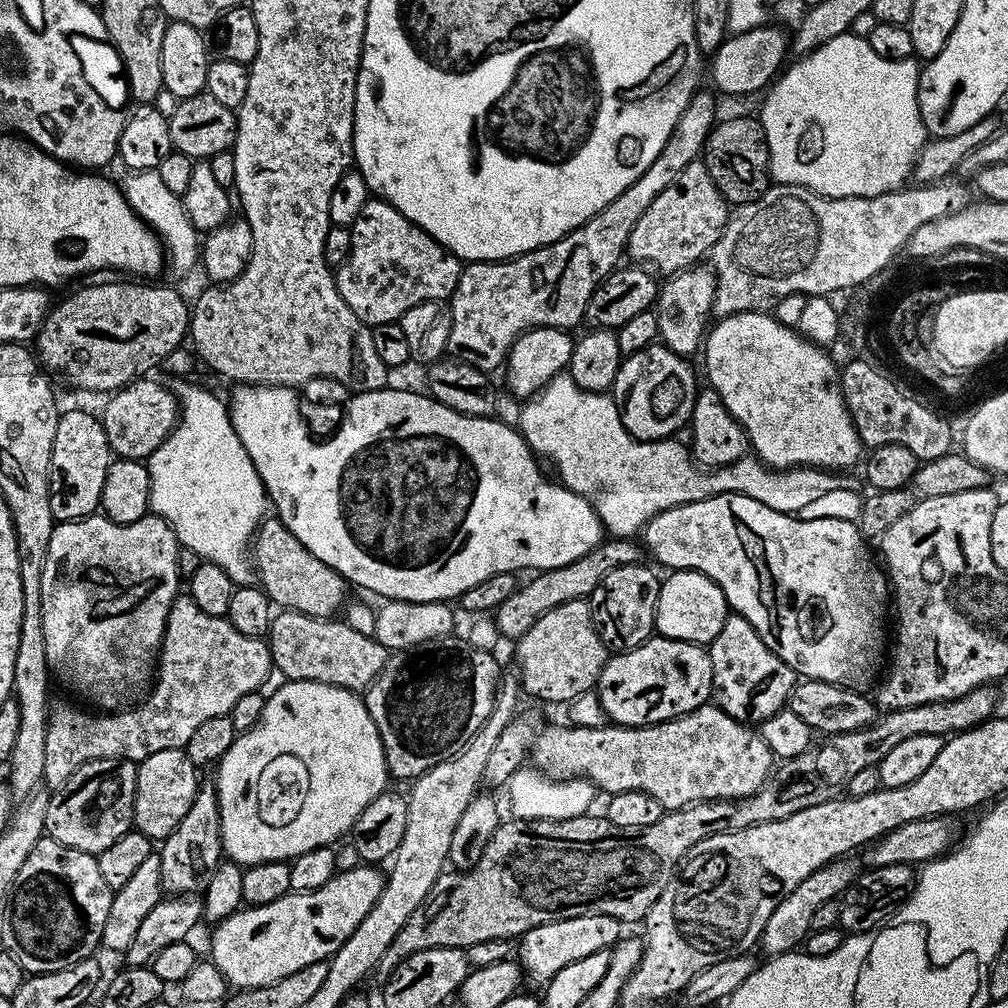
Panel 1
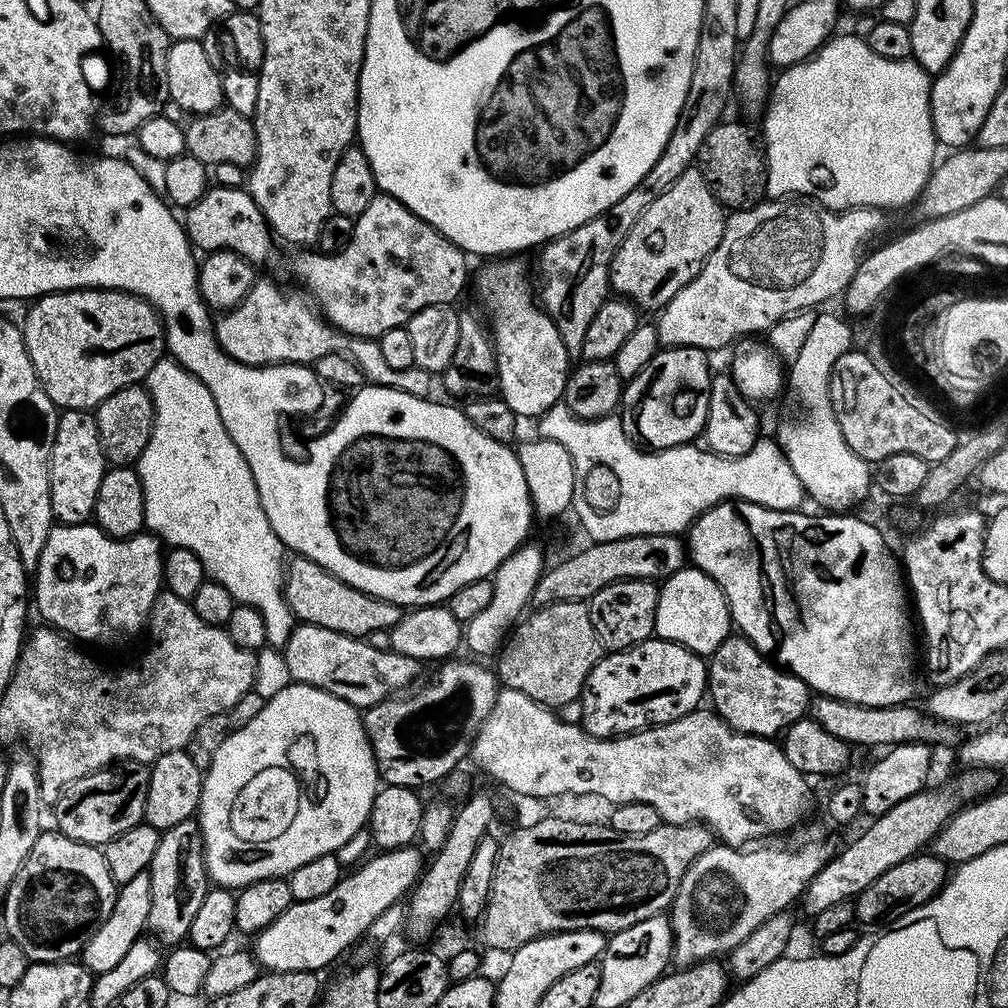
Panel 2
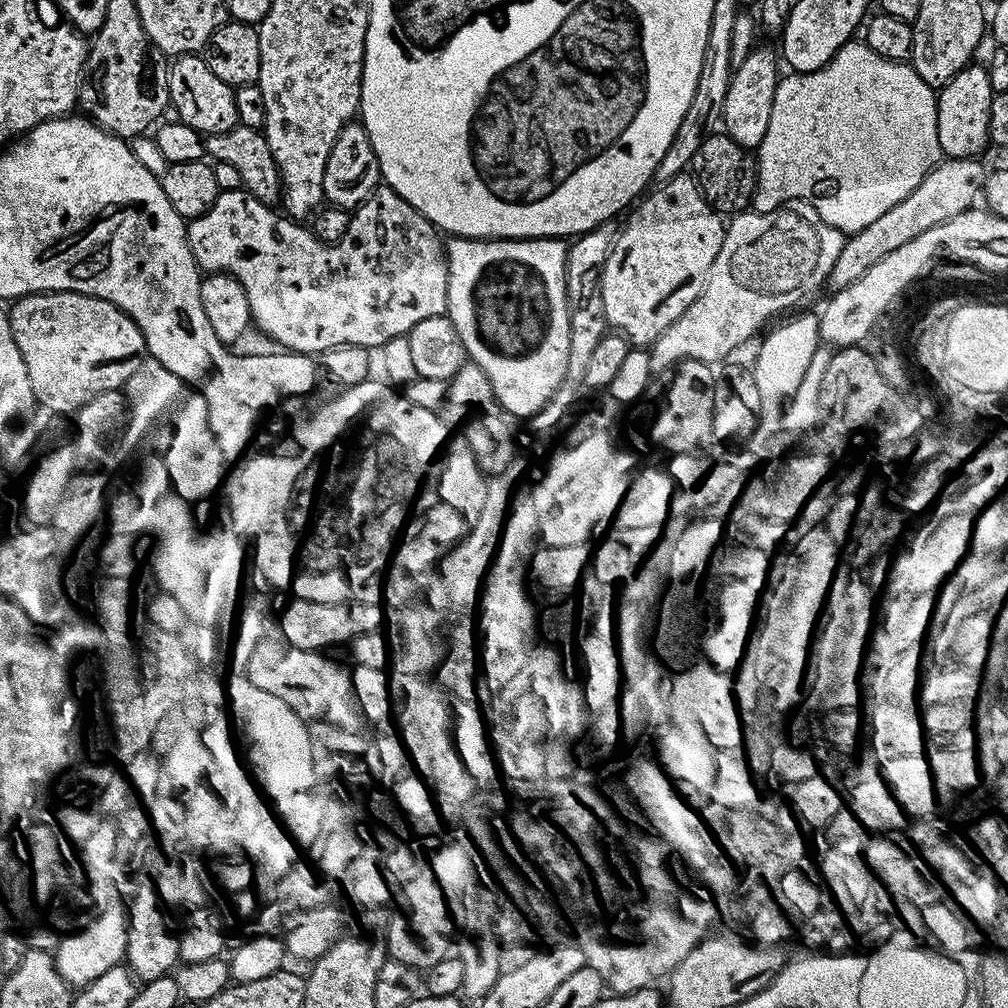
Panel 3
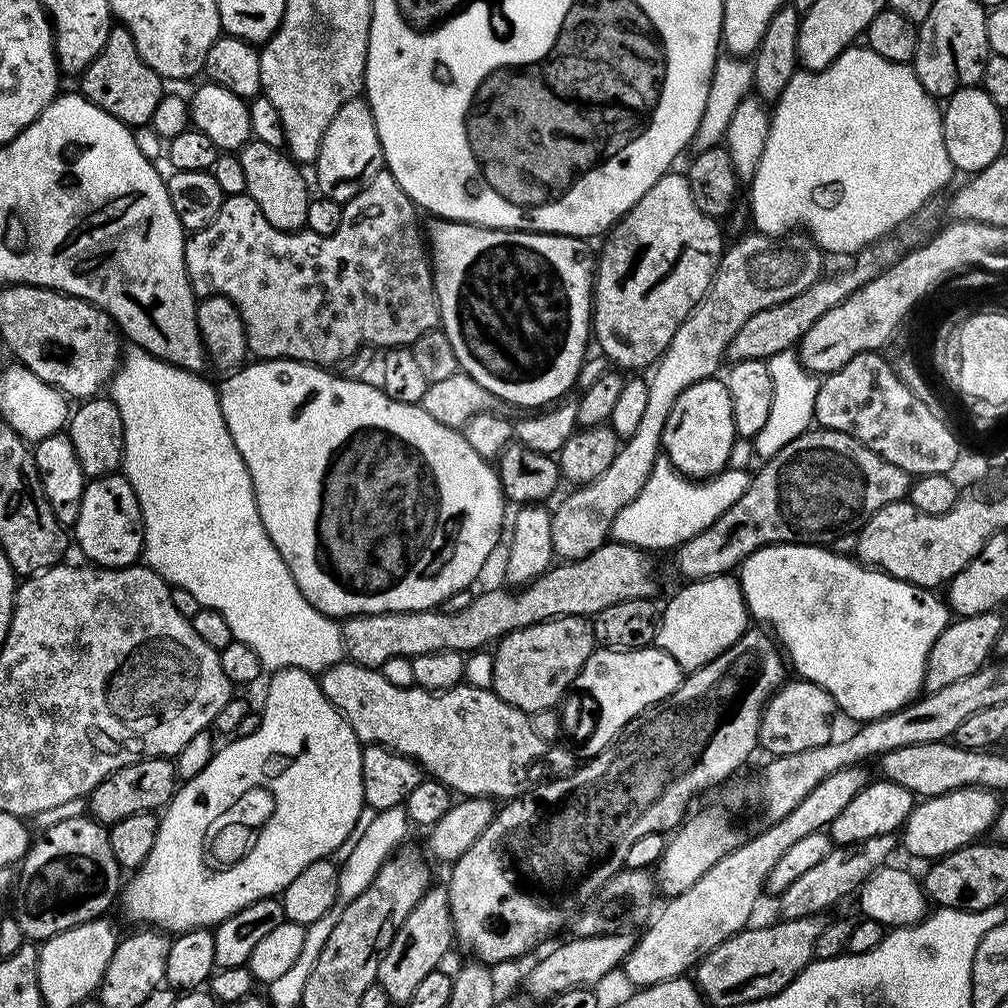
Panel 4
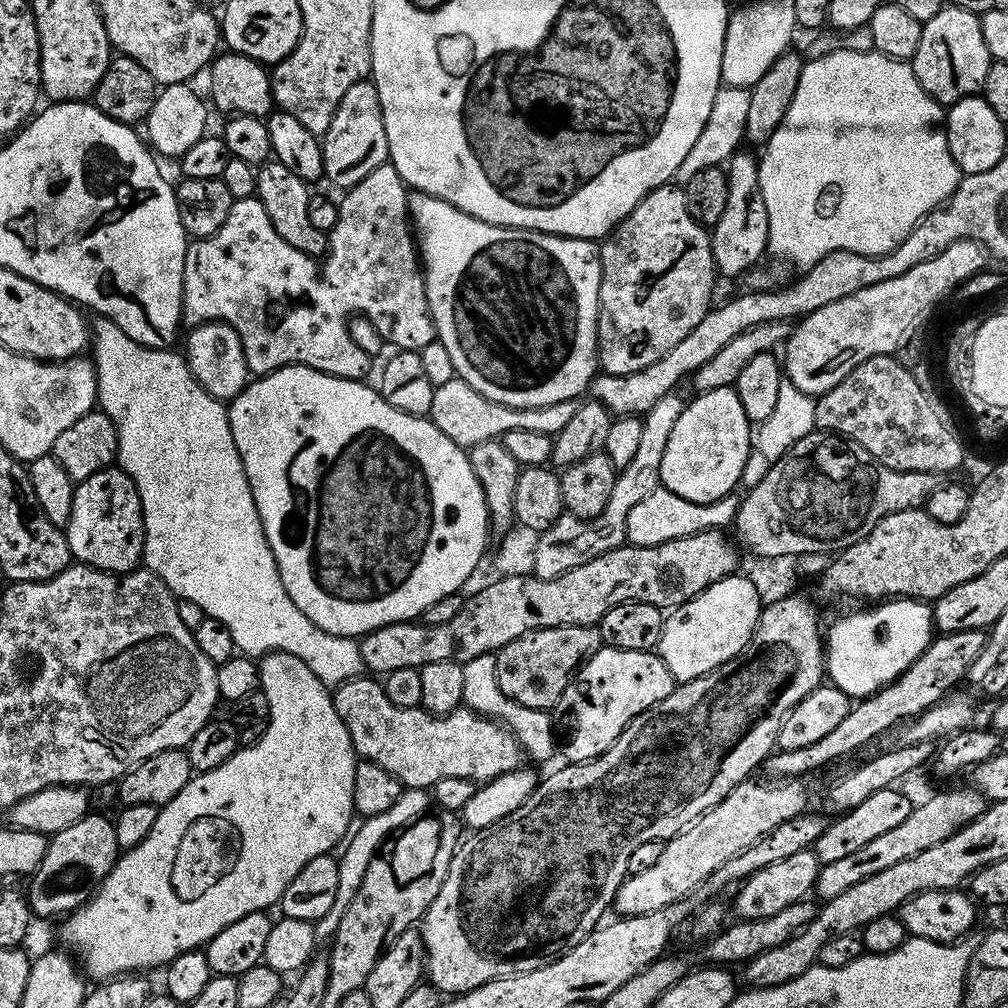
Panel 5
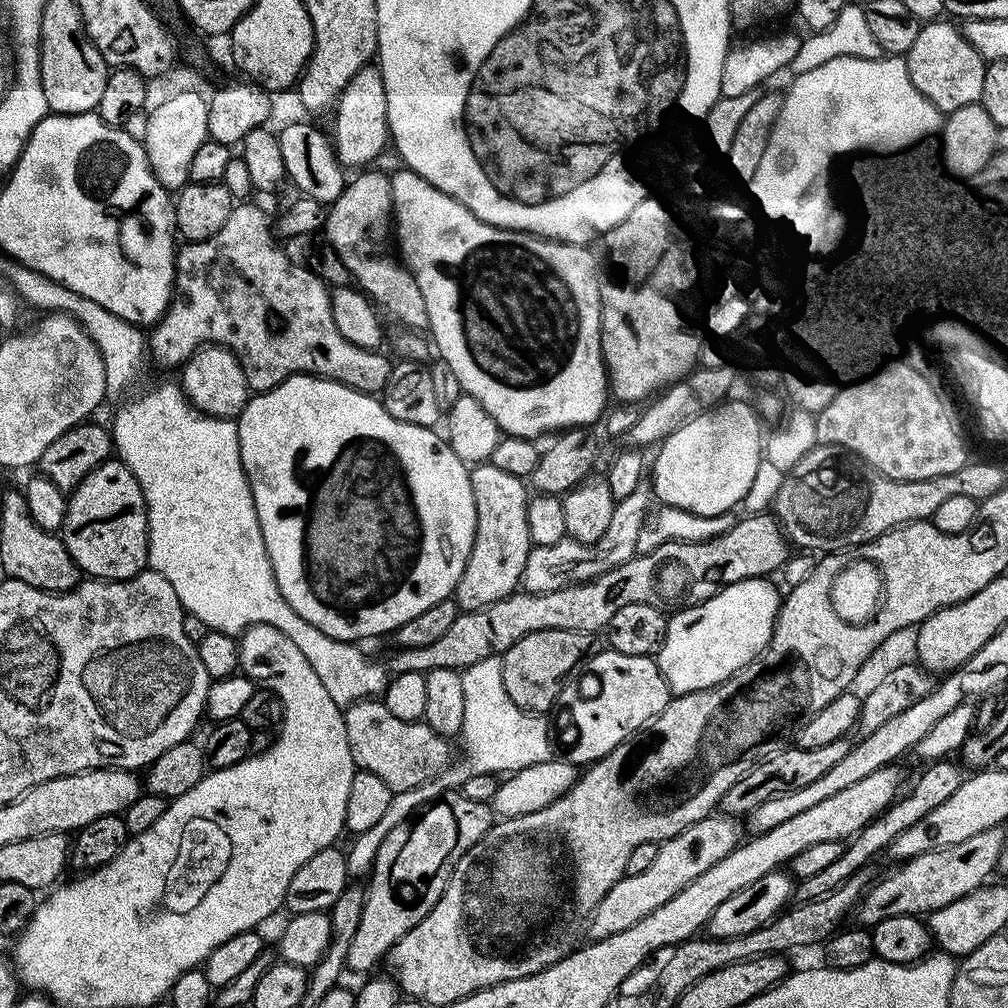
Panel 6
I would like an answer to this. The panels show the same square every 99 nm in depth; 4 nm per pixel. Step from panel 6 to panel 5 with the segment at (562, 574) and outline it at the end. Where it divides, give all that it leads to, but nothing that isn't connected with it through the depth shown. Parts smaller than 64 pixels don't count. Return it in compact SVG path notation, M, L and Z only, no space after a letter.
M671 394L662 398L649 412L644 413L642 439L634 454L634 462L630 462L630 466L623 468L617 475L609 501L597 517L592 520L580 520L576 516L565 514L557 518L554 526L539 533L537 548L534 550L534 575L543 580L558 578L558 574L566 574L566 570L574 570L574 566L582 566L582 562L590 562L590 558L598 558L625 543L630 510L634 510L634 506L638 506L661 487L662 453L666 451L670 430L674 430L674 422L678 422L678 414L682 414L685 405L685 401L679 400L677 396Z

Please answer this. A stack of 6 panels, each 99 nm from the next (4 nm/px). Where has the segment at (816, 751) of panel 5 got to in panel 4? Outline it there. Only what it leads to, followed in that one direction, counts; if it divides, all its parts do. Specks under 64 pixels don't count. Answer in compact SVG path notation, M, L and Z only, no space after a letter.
M999 611L987 612L977 616L961 616L948 623L946 630L938 634L934 646L930 646L930 654L926 658L925 693L946 690L946 686L962 678L970 678L970 674L989 663L991 656L988 655L997 647L1000 631L1006 622L1005 617L1000 615Z

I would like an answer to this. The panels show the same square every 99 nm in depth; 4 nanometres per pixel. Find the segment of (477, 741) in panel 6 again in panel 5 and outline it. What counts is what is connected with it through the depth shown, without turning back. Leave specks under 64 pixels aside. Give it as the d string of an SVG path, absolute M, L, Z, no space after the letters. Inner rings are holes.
M493 653L479 655L478 658L474 658L464 664L463 674L465 675L465 685L463 686L463 705L465 707L506 726L509 731L512 731L514 737L517 738L520 747L528 758L532 757L536 760L548 760L552 756L555 757L556 741L554 742L554 734L552 732L552 724L554 728L554 722L553 719L552 722L550 720L551 715L545 709L522 706L520 703L516 703L513 699L507 698L506 695L502 694L501 687L498 686L497 682L497 662ZM403 789L398 801L394 802L394 806L386 810L383 814L367 817L361 823L363 824L361 828L358 829L359 827L357 827L355 831L347 837L346 843L343 845L343 848L345 847L344 853L339 853L338 856L338 895L334 898L334 906L322 919L315 921L314 924L315 939L317 941L331 941L332 935L335 934L338 930L338 926L342 922L342 914L346 910L346 906L350 906L354 894L358 894L358 886L362 886L362 878L366 878L366 866L370 866L370 862L381 851L385 841L387 841L393 833L403 828L405 824L409 824L418 816L423 815L429 809L431 802L431 793L427 789Z

